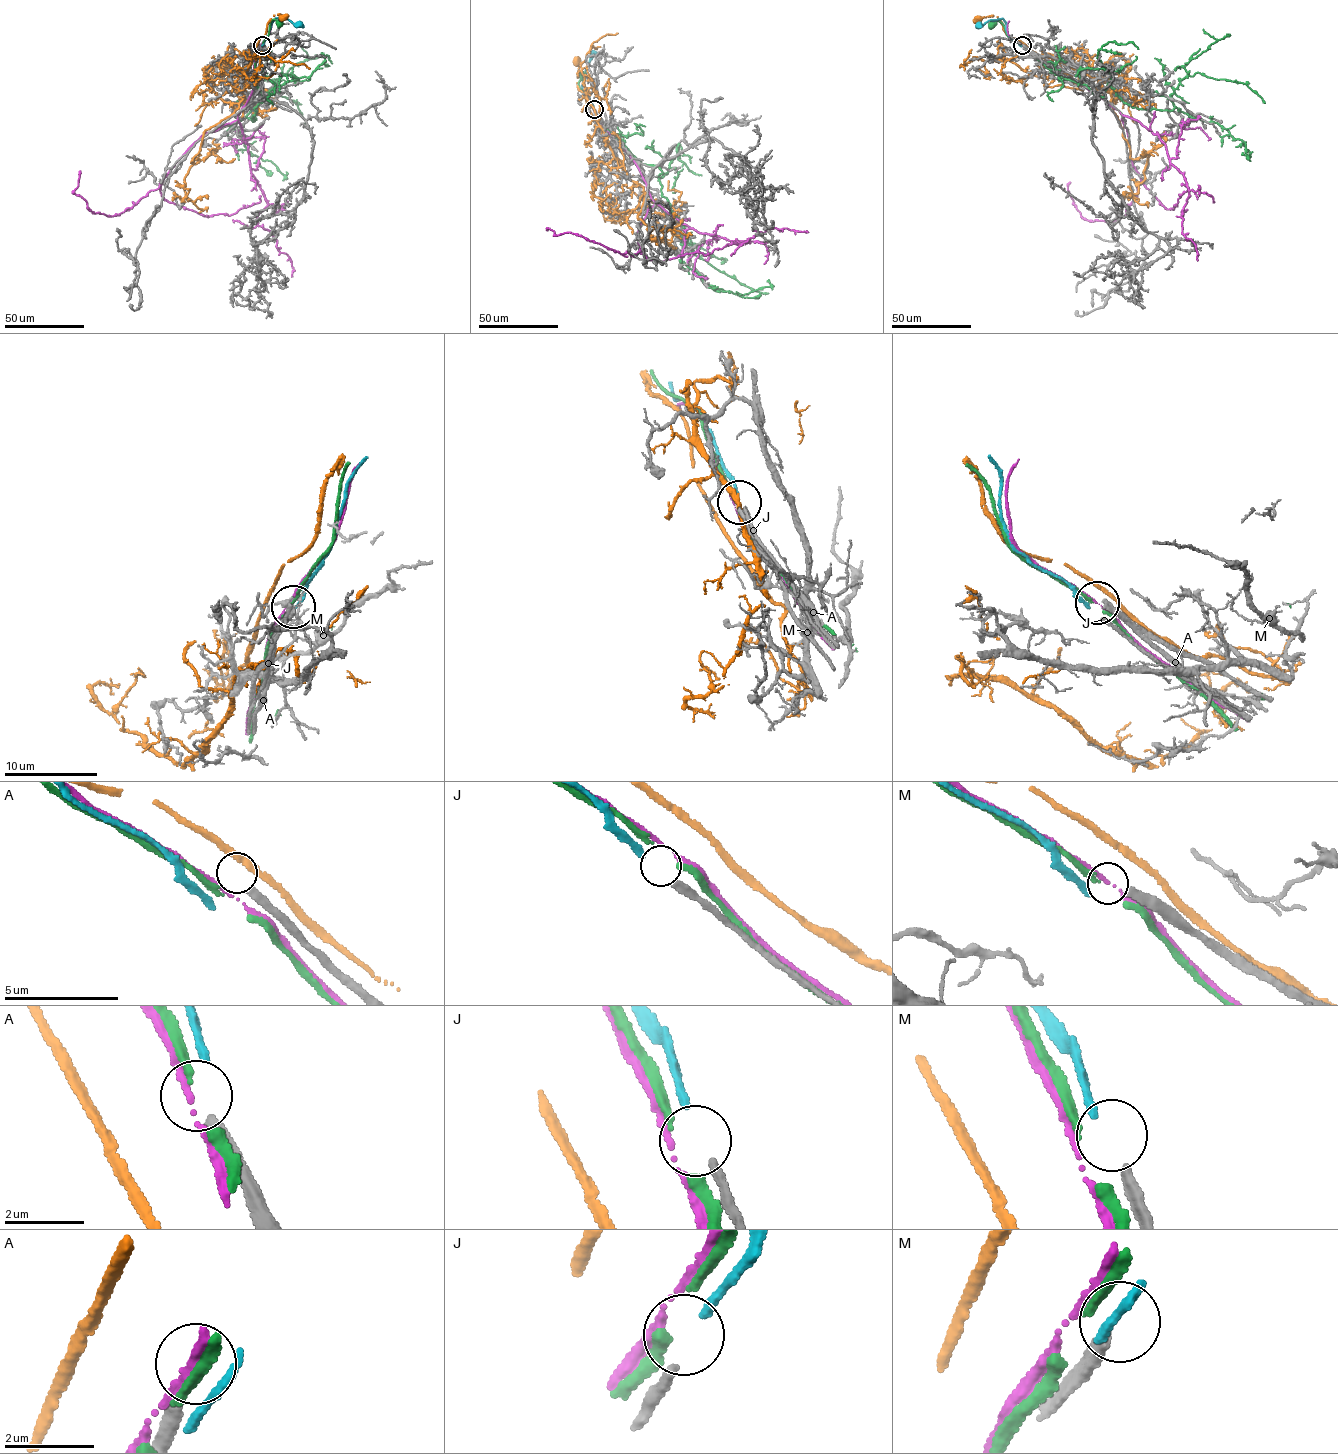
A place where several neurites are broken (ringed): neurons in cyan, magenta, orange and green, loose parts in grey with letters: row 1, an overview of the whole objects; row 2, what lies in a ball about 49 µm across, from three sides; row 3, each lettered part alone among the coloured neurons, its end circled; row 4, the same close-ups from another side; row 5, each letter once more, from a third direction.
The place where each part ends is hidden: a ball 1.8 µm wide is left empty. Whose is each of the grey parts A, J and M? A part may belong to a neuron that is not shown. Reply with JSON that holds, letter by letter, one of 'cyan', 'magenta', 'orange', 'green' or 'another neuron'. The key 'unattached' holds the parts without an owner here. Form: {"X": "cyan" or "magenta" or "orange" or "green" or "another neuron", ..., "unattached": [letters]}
{"A": "another neuron", "J": "cyan", "M": "another neuron", "unattached": ["A", "M"]}

